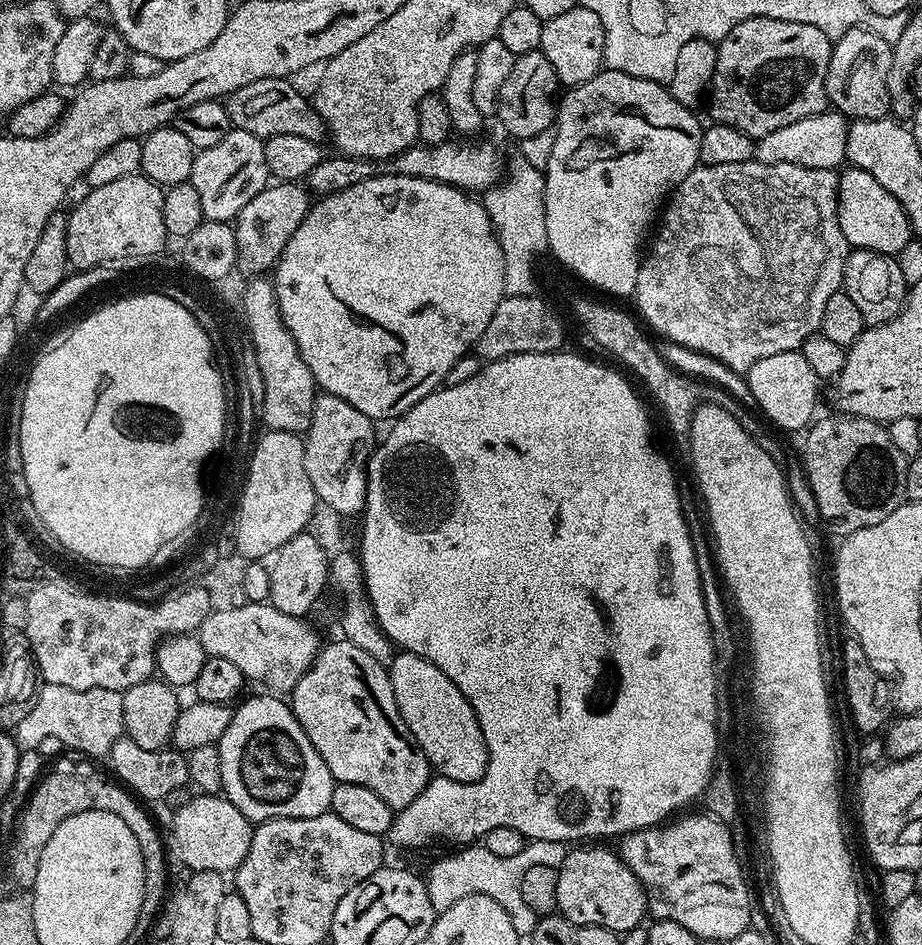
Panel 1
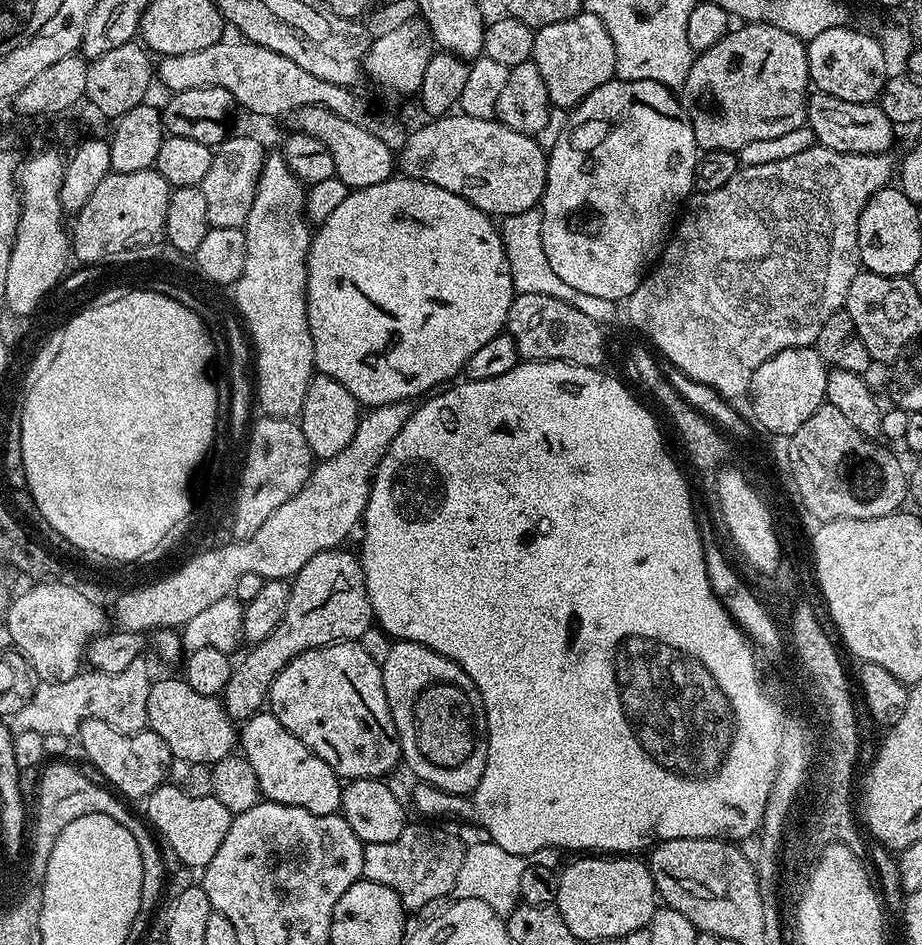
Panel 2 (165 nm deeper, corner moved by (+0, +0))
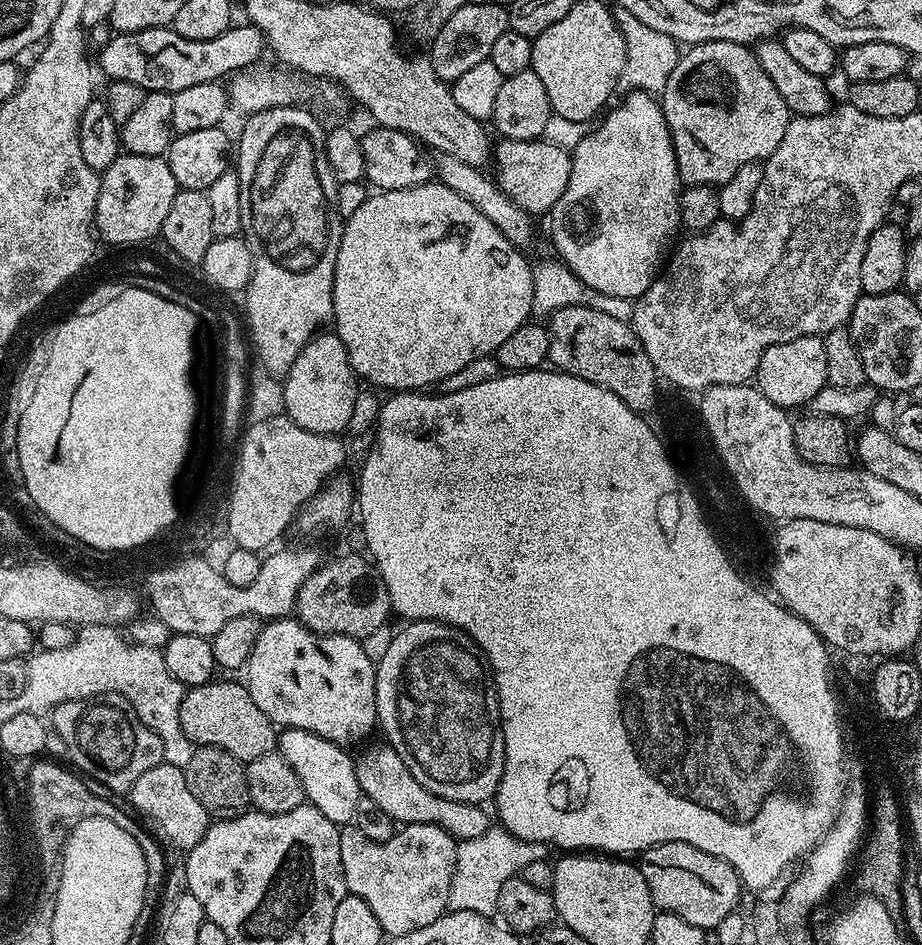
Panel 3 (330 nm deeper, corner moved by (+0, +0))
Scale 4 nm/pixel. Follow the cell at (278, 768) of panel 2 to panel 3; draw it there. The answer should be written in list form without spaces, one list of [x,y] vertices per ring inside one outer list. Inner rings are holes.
[[[284,728],[278,736],[278,751],[286,758],[286,762],[290,762],[290,766],[294,766],[294,774],[298,774],[302,782],[307,803],[322,810],[322,814],[326,814],[326,818],[330,818],[330,822],[337,826],[348,826],[355,821],[362,793],[358,784],[356,761],[344,753],[347,751],[341,745],[310,730]]]

